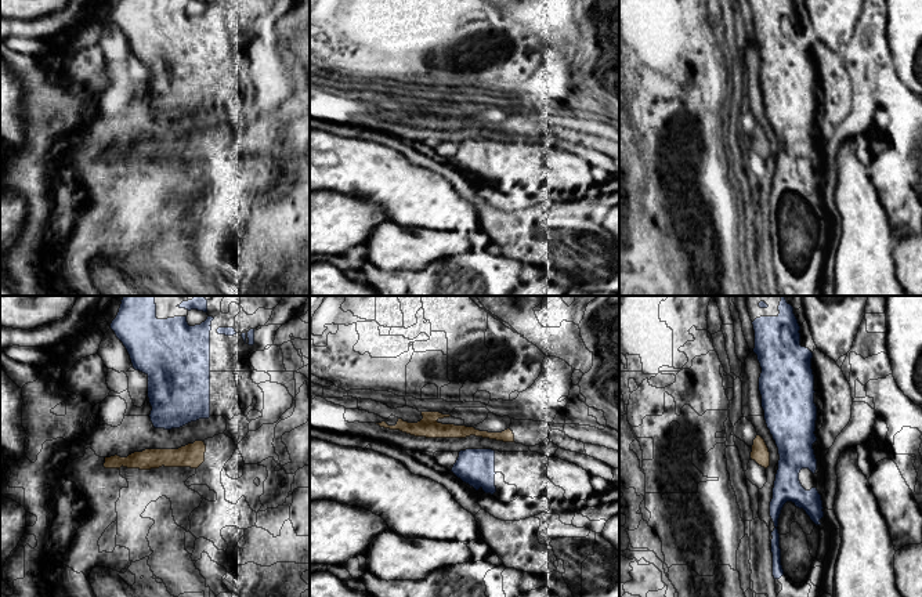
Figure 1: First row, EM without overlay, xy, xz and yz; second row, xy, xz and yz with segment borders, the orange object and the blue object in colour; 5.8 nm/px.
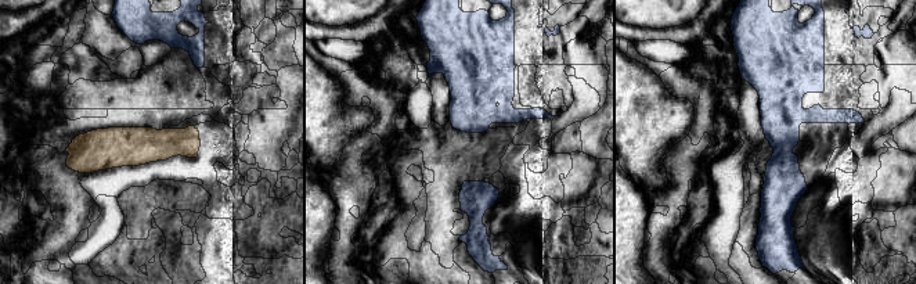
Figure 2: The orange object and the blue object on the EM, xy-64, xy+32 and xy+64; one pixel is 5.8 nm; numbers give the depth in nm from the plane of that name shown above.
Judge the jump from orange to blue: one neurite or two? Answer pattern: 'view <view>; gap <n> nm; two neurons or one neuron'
view yz; gap 50 nm; two neurons

